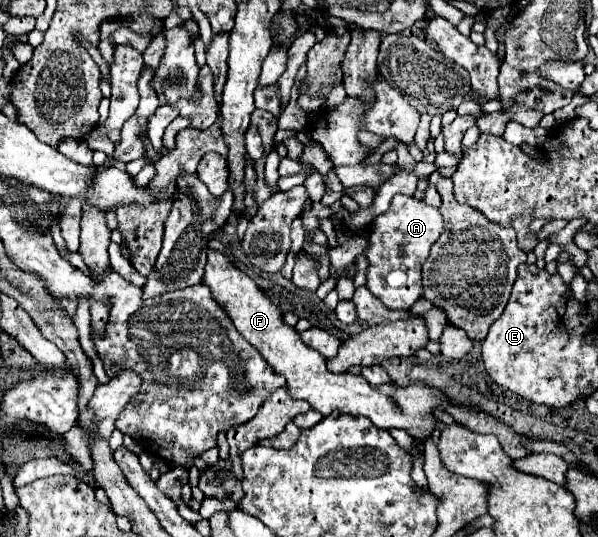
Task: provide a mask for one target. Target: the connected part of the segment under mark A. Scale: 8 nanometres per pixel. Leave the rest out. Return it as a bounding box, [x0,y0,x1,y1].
[364,194,444,310]

